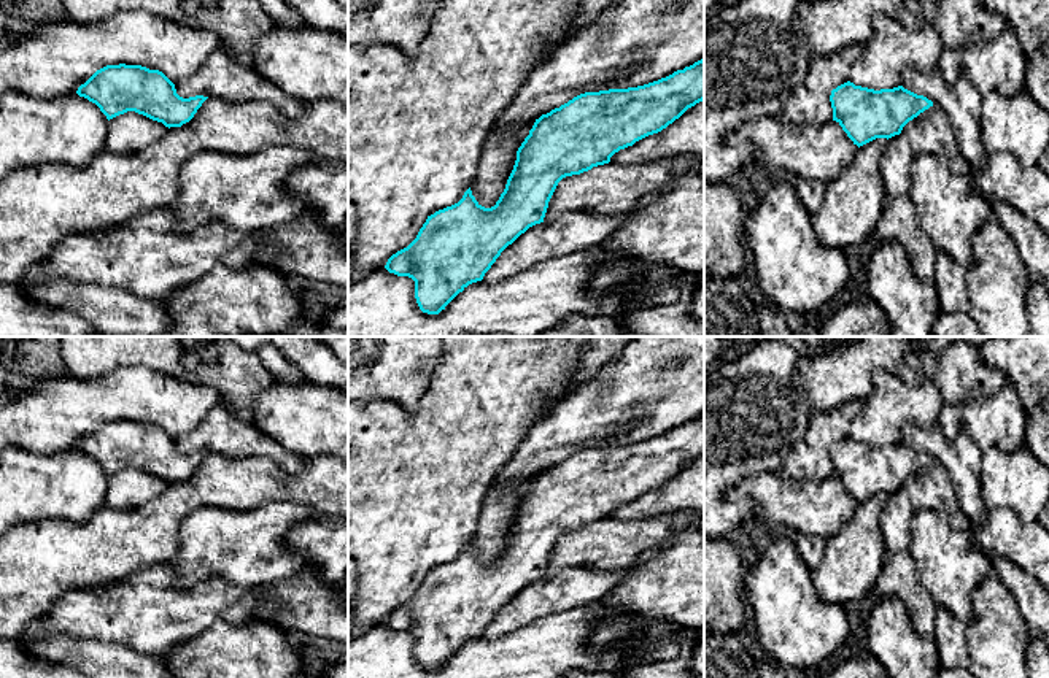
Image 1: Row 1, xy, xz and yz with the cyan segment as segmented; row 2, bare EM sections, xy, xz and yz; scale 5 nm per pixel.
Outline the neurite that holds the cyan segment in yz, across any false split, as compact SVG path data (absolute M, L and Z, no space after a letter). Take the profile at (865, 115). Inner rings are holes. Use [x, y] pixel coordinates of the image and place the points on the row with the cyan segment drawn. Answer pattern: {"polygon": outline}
{"polygon": "M847 81L831 91L833 121L858 148L876 140L900 135L903 127L933 102L903 86L868 89Z"}

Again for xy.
{"polygon": "M126 64L97 70L76 94L95 103L108 121L135 111L168 129L189 122L208 98L183 98L162 71Z"}

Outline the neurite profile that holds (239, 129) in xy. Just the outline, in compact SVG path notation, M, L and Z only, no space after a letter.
M208 97L189 122L170 127L159 143L140 152L119 156L103 149L83 168L45 164L6 175L0 181L0 283L19 284L29 270L46 262L67 237L111 230L141 213L172 205L178 195L180 171L191 156L202 151L248 156L273 144L304 149L319 162L348 165L348 105L319 98L310 102L300 116L286 117L267 102L230 103Z

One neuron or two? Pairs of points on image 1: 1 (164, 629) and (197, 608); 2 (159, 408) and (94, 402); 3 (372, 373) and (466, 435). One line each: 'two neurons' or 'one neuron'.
1: one neuron
2: one neuron
3: two neurons

